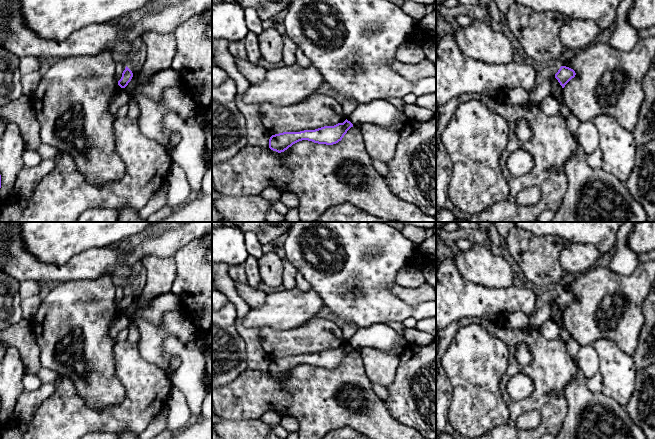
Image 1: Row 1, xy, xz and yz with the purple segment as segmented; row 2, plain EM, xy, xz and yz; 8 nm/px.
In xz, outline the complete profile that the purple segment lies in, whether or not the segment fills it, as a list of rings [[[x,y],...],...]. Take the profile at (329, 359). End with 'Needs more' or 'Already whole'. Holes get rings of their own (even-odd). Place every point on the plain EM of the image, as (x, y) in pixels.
[[[346,343],[343,347],[338,347],[334,350],[324,350],[315,354],[275,358],[269,363],[269,372],[281,377],[302,364],[308,364],[318,368],[333,369],[341,365],[351,351],[353,351],[353,348]]]. Already whole

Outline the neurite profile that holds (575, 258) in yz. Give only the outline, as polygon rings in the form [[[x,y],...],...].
[[[566,243],[560,252],[564,272],[582,274],[590,270],[603,255],[592,245]]]

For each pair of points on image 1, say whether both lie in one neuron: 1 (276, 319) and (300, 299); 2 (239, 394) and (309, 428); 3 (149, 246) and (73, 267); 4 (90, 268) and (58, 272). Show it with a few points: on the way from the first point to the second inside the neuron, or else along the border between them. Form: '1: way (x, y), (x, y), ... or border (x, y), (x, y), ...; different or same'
1: way (282, 313), (294, 305); same
2: way (257, 394), (279, 394), (295, 410); same
3: way (130, 256), (109, 256), (101, 261), (92, 263); same
4: way (82, 268), (66, 272); same

